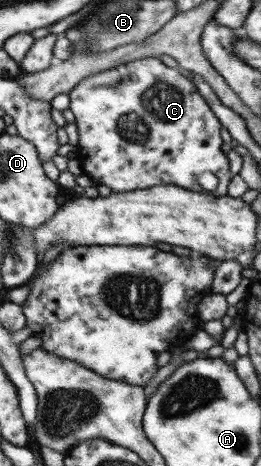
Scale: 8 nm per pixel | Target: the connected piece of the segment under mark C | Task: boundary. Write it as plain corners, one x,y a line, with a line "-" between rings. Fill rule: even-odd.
147,57
135,59
114,69
95,73
83,78
71,91
70,109
79,130
77,160
84,174
106,185
114,192
133,192
158,185
174,185
192,192
223,197
233,175
228,156
221,150
219,118
211,110
207,100
201,96
196,84
179,73
169,61
-
203,172
211,172
219,179
215,190
208,192
198,182

